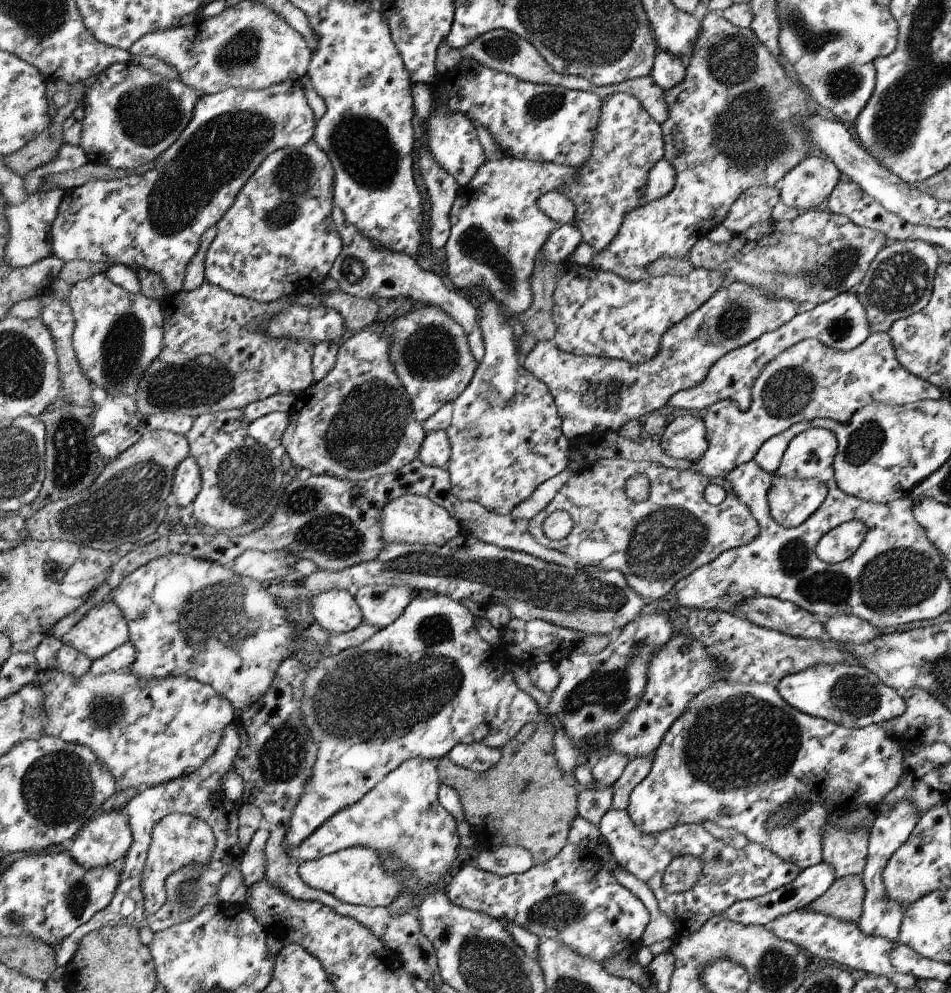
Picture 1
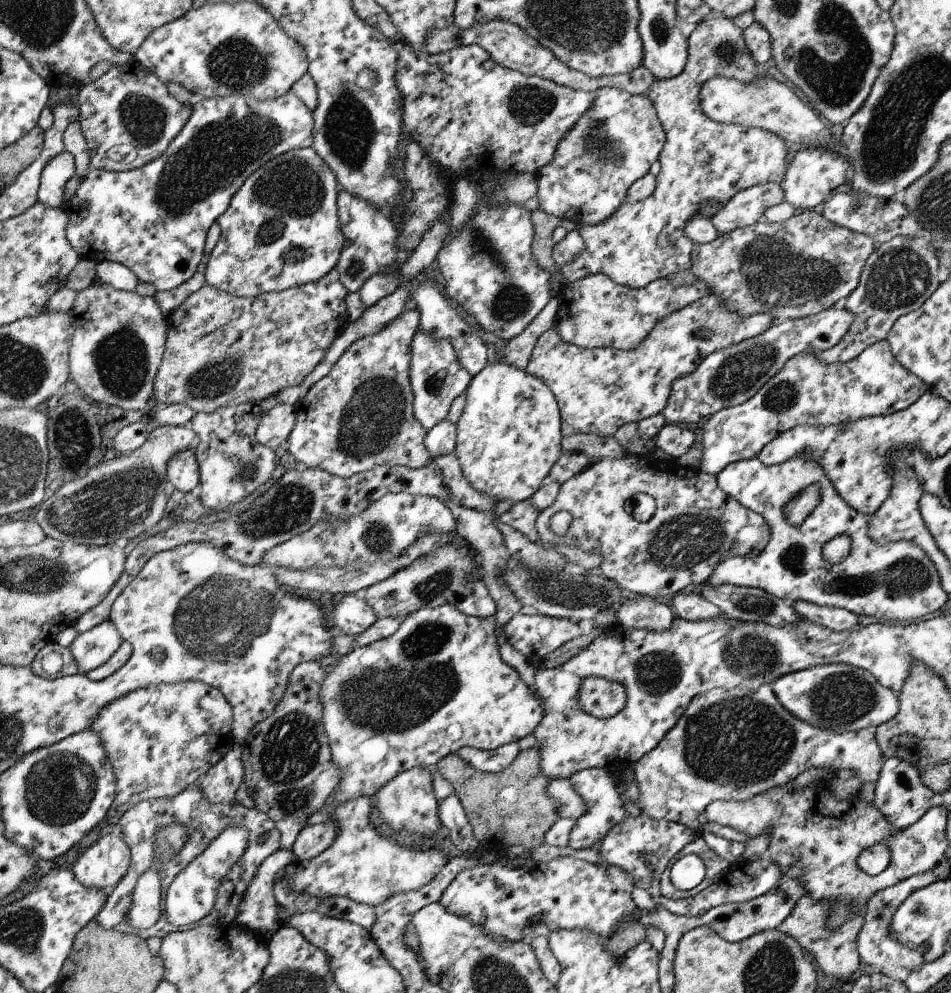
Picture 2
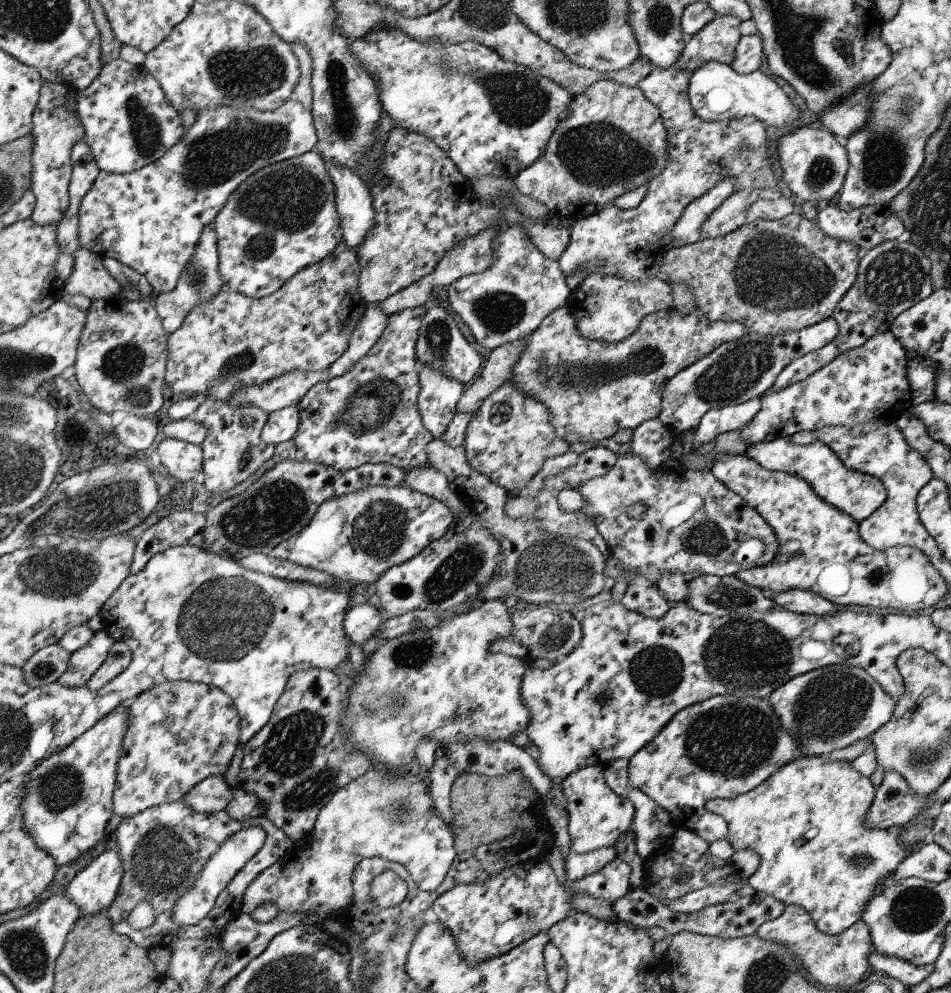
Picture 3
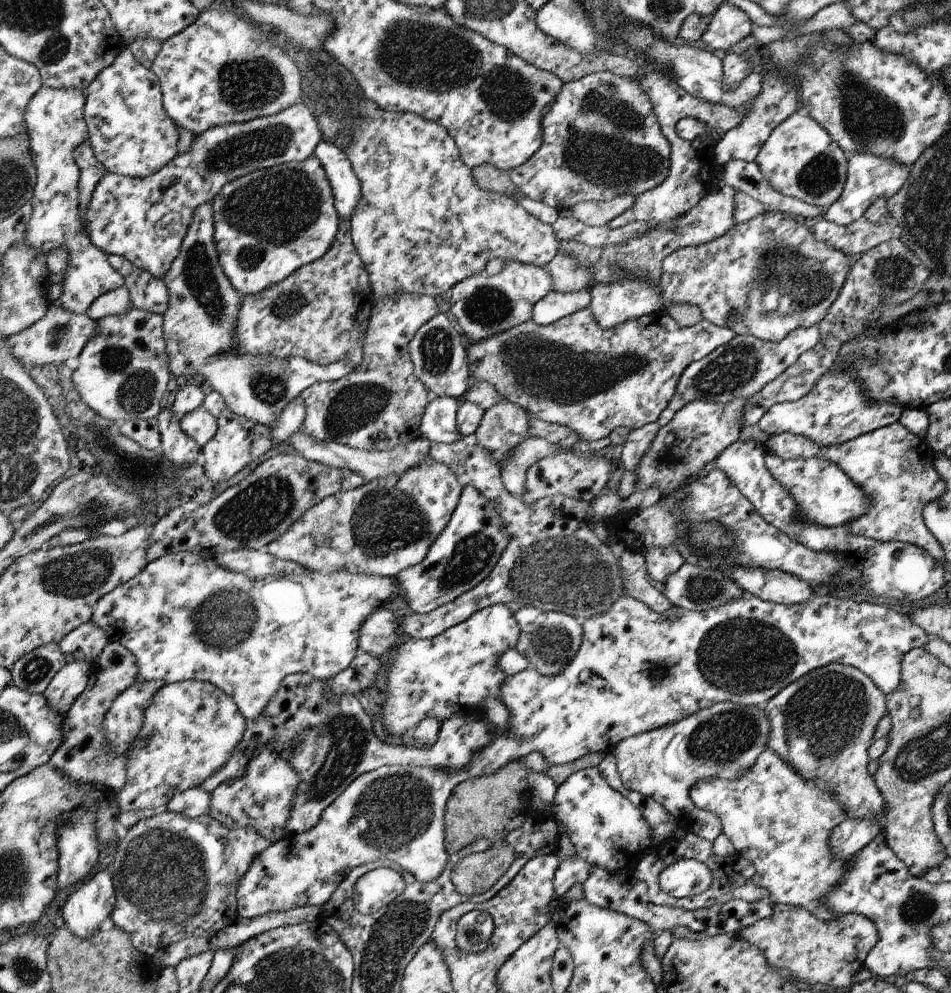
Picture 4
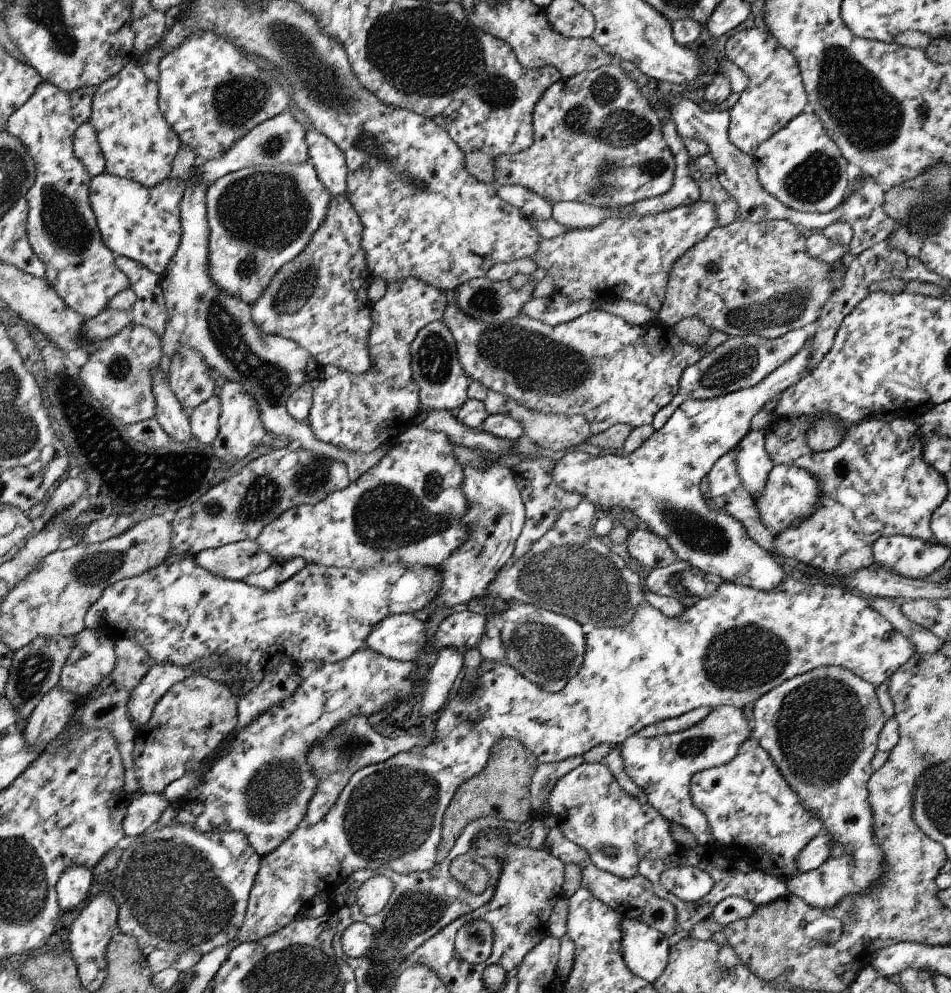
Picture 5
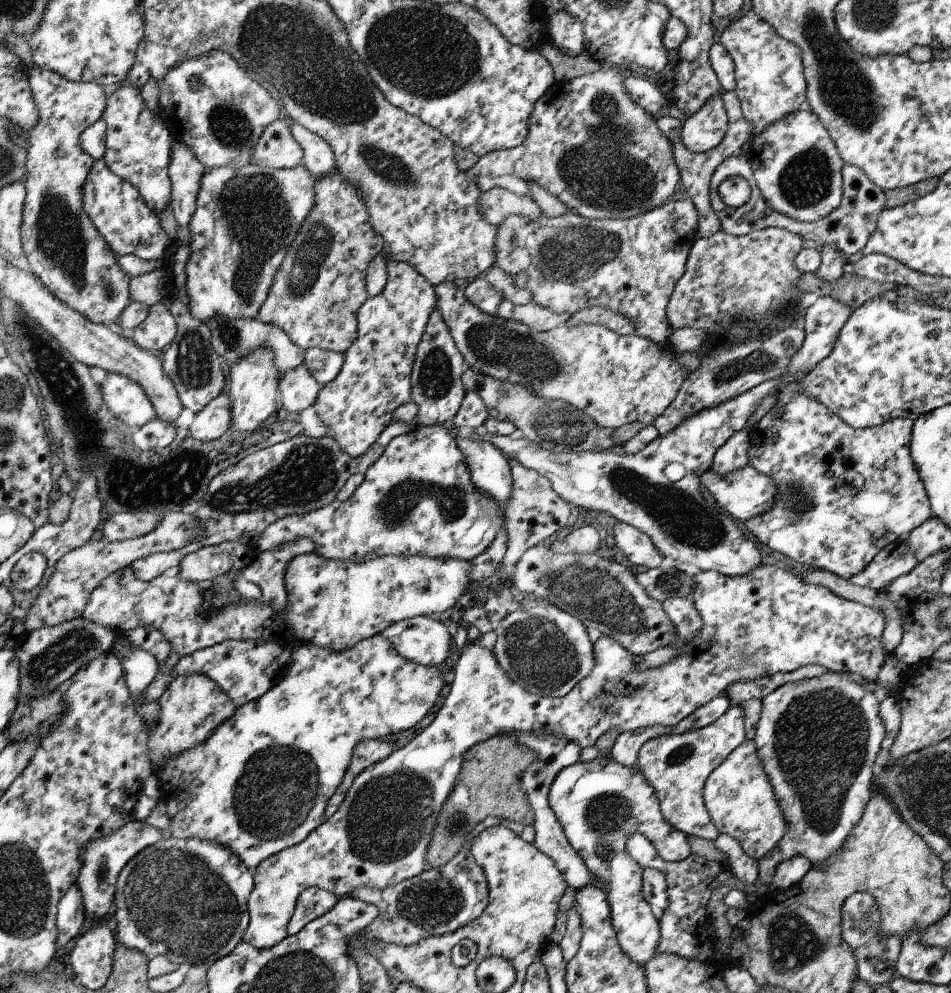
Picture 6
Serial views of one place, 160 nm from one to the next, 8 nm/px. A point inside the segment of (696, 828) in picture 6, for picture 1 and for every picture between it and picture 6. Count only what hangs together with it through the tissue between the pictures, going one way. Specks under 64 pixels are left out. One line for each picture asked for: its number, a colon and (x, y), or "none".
1: (739, 752)
2: (731, 744)
3: (722, 747)
4: (722, 741)
5: (662, 767)

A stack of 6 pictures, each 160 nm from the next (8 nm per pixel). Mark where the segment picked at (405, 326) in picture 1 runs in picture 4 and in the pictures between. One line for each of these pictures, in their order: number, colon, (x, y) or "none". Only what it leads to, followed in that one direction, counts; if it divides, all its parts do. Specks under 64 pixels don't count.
2: (436, 379)
3: (437, 400)
4: (438, 424)

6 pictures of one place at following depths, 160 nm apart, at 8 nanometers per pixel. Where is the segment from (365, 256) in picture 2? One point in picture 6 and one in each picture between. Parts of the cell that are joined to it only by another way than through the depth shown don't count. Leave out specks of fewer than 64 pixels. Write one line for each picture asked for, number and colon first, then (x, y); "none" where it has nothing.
3: (354, 206)
4: (344, 185)
5: (329, 162)
6: (318, 156)

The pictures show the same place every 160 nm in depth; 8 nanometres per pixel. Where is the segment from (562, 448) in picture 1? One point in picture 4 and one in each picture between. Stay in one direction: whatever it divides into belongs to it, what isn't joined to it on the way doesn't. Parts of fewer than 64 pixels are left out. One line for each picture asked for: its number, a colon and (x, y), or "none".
2: (508, 436)
3: (509, 436)
4: (504, 425)

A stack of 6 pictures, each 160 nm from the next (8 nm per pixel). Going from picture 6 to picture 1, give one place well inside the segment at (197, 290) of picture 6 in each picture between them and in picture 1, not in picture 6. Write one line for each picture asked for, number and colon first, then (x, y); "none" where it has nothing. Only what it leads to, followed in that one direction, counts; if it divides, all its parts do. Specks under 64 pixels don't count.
1: (277, 239)
2: (281, 229)
3: (282, 218)
4: (267, 223)
5: (260, 217)

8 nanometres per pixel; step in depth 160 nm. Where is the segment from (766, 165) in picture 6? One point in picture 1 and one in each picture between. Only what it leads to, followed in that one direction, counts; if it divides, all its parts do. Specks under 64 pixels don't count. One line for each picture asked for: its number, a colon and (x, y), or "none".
1: (813, 179)
2: (814, 172)
3: (813, 164)
4: (798, 159)
5: (800, 165)

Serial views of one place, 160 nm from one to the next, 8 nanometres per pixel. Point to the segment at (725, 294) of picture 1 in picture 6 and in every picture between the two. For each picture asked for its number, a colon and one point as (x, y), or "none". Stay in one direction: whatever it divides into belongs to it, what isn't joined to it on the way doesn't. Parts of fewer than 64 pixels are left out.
2: (598, 390)
3: (590, 388)
4: (573, 373)
5: (597, 366)
6: (617, 380)

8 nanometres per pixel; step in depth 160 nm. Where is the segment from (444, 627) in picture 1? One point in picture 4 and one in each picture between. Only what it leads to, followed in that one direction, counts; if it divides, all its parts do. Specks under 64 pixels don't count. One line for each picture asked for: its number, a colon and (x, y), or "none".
2: (437, 684)
3: (445, 683)
4: (443, 676)

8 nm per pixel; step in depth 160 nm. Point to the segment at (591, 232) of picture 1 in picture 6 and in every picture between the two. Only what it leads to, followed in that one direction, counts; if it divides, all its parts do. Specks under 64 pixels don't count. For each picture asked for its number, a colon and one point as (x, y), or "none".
2: (619, 138)
3: (610, 140)
4: (600, 139)
5: (597, 141)
6: (589, 145)

